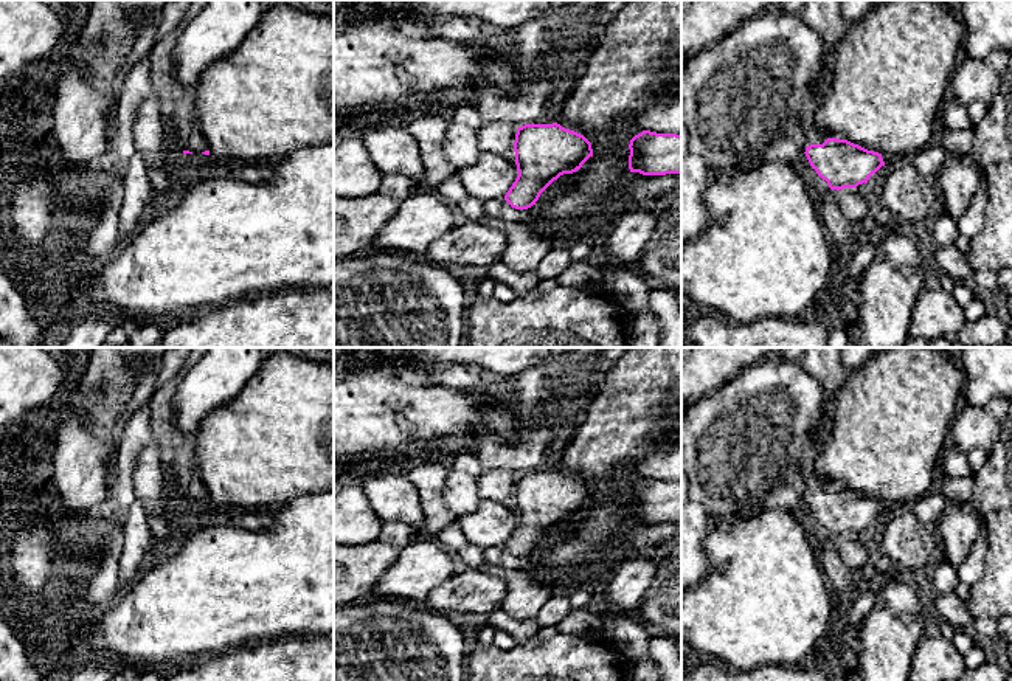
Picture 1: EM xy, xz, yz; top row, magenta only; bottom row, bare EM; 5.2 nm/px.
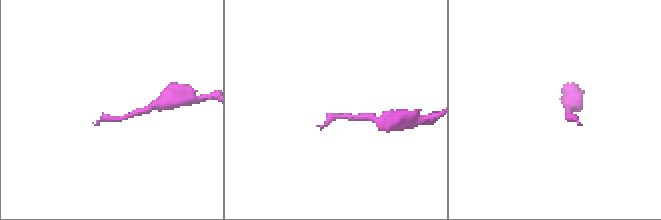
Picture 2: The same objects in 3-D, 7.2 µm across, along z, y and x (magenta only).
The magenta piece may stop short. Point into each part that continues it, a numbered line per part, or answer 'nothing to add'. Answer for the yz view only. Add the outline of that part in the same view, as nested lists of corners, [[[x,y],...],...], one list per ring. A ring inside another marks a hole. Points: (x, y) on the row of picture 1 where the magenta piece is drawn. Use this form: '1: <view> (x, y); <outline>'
1: yz (823, 16); [[[804,0],[802,20],[818,33],[824,42],[821,56],[812,71],[806,98],[802,99],[802,129],[807,146],[823,144],[830,135],[815,124],[815,115],[823,102],[823,92],[830,87],[834,51],[846,31],[840,14],[841,0]]]

